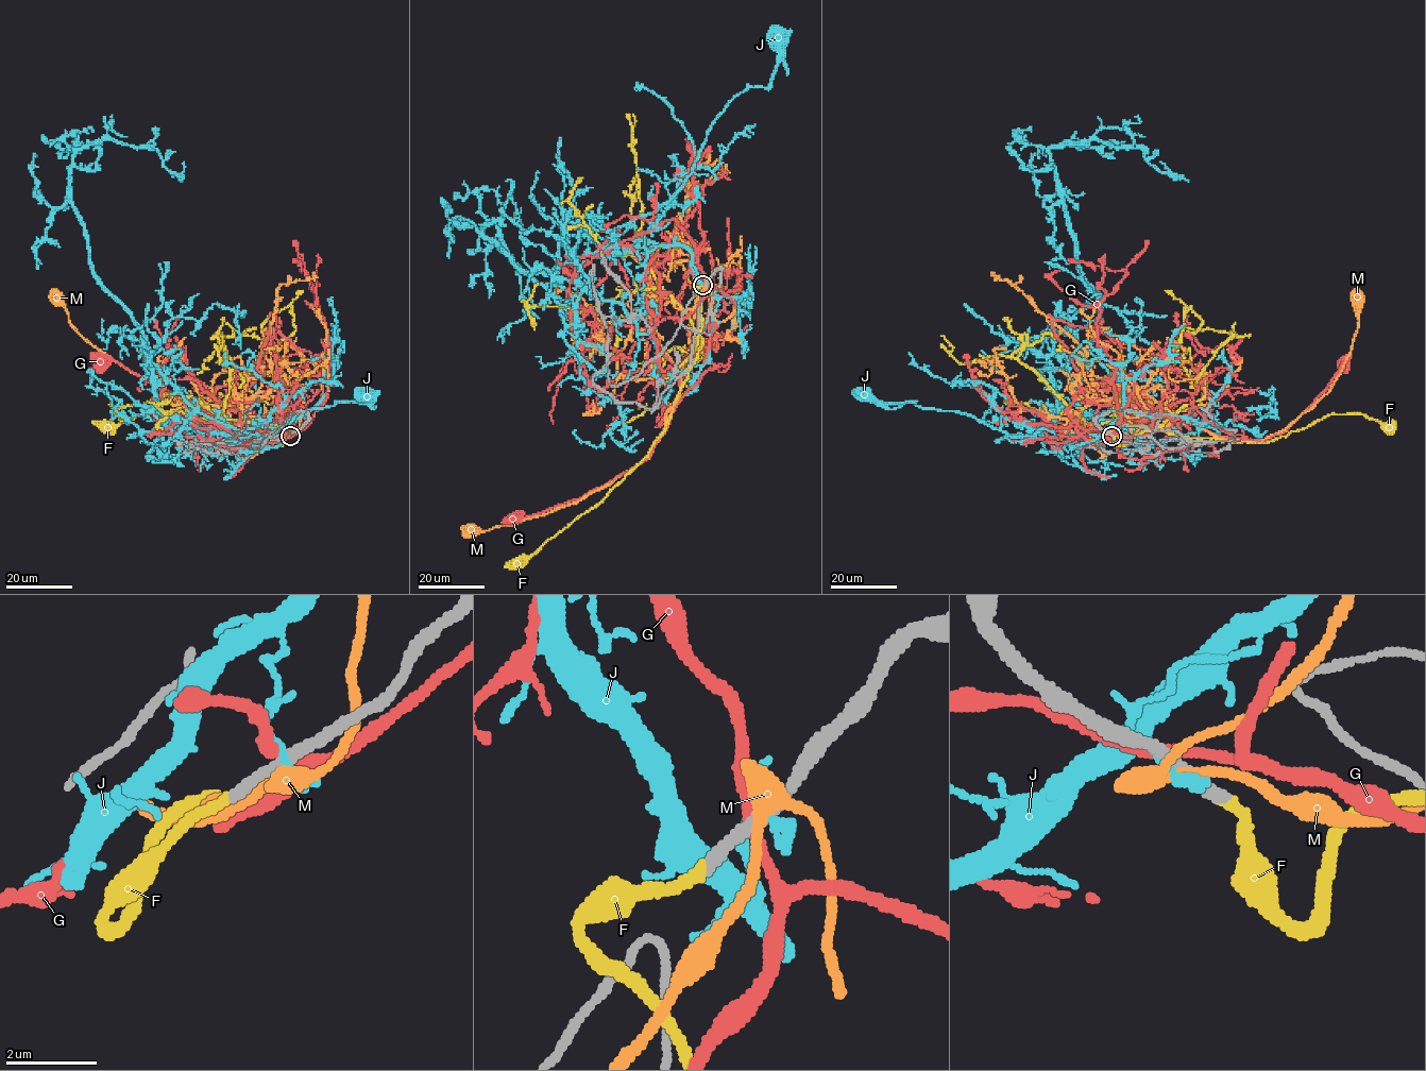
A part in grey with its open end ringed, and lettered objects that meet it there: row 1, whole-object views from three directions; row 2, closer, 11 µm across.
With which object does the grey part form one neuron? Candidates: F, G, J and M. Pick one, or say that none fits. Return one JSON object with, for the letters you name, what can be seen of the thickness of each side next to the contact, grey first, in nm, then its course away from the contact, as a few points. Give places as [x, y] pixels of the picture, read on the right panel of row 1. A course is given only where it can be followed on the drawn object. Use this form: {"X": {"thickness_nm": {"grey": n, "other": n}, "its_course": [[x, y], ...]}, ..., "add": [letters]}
{"F": {"thickness_nm": {"grey": 280, "other": 240}, "its_course": [[1112, 436], [1118, 444], [1122, 437], [1152, 429], [1265, 443], [1330, 413], [1362, 413], [1388, 428]]}, "add": ["F"]}

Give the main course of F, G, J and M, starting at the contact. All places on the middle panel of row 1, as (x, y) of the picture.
F: (701, 285), (694, 291), (701, 300), (702, 345), (677, 395), (664, 431), (648, 454), (600, 502), (520, 561)
G: (706, 282), (707, 295), (685, 316), (658, 315), (646, 326), (679, 393), (650, 456), (576, 499), (514, 515)
J: (707, 282), (680, 244), (576, 256), (561, 226), (611, 230), (658, 210), (713, 121), (768, 85), (774, 39)
M: (706, 282), (691, 308), (666, 302), (647, 310), (681, 387), (650, 455), (579, 499), (512, 524), (470, 529)

